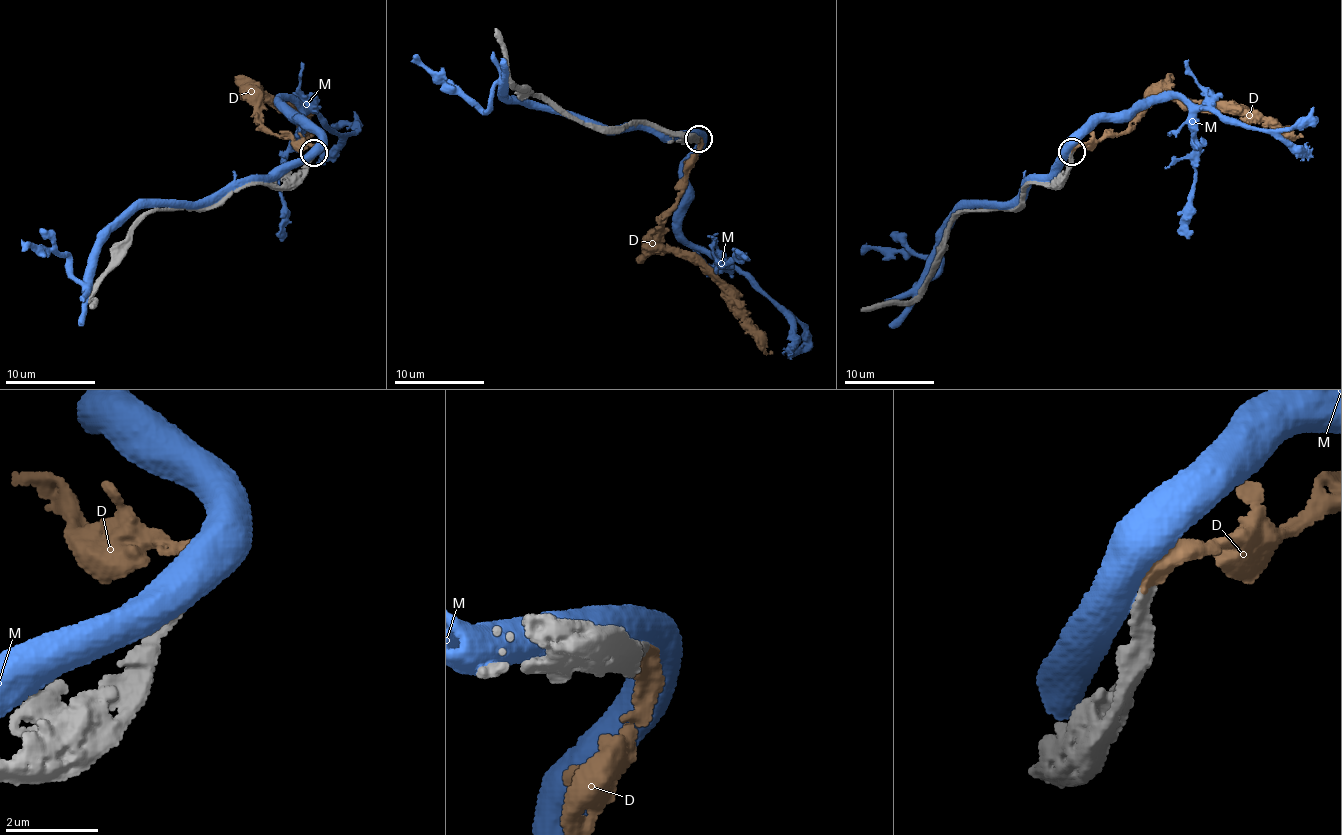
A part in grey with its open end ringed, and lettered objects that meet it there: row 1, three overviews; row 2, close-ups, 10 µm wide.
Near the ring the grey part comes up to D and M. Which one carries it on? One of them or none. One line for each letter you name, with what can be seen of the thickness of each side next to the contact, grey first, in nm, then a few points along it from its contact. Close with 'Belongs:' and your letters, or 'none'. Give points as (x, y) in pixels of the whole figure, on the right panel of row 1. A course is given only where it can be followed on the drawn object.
D: Thickness 320 nm (grey) against 400 nm. Its course: (1071, 152), (1080, 145), (1117, 136), (1164, 94), (1272, 118), (1298, 136), (1303, 134)
Belongs: D

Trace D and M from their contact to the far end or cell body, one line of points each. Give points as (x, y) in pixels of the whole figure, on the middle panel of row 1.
D: (698, 138), (683, 192), (658, 230), (665, 244), (682, 251), (709, 276), (730, 311), (769, 354)
M: (697, 138), (667, 138), (661, 131), (605, 128), (509, 102), (498, 86), (488, 109), (479, 109), (413, 57)

